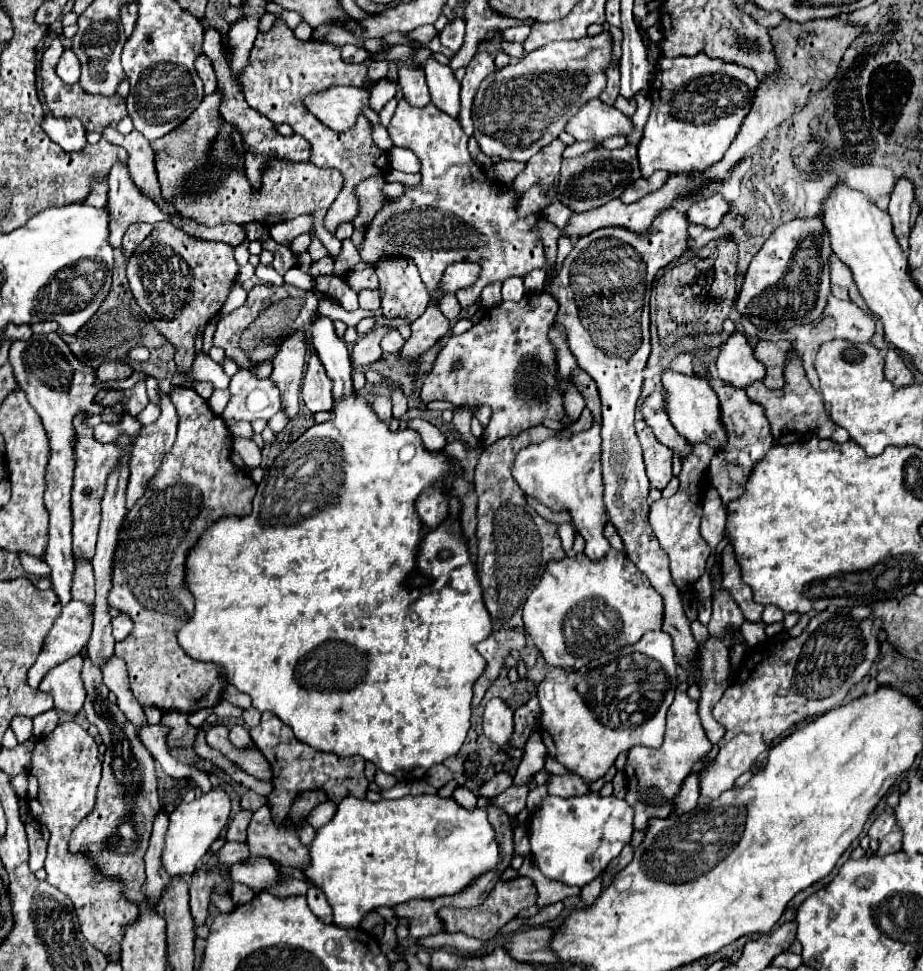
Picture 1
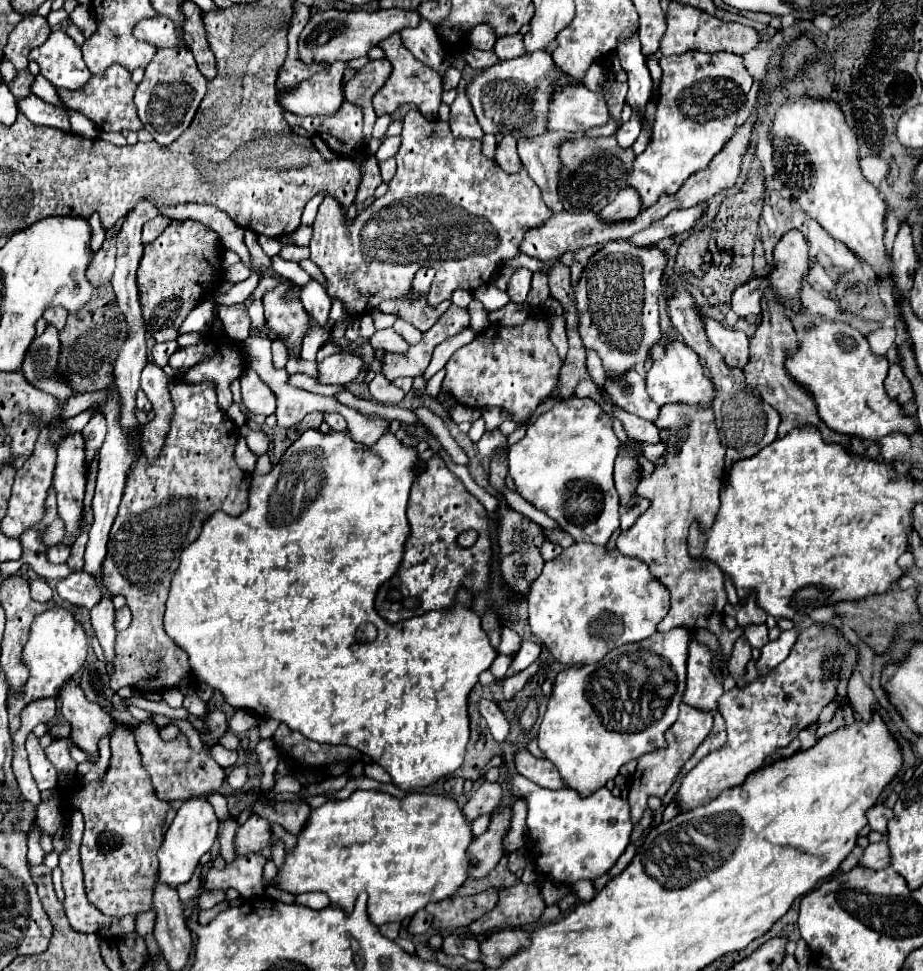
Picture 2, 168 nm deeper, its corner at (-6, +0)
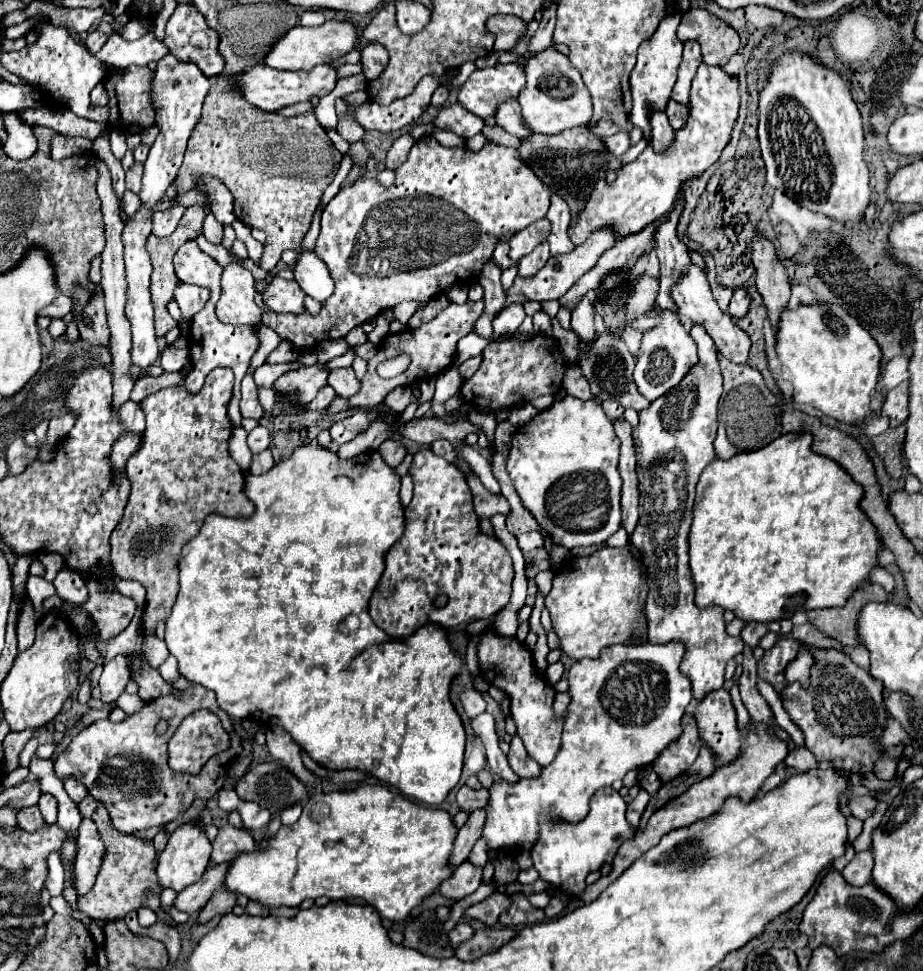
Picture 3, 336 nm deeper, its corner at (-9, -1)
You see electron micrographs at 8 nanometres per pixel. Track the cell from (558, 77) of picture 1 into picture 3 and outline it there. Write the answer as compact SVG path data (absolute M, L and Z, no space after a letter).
M494 65L486 69L476 69L466 83L460 87L458 103L470 113L486 119L496 113L496 103L508 95L520 93L524 87L524 69L510 65Z

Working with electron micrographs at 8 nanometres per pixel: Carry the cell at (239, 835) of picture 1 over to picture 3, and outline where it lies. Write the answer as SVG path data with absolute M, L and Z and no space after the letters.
M214 893L210 897L210 901L206 903L206 907L200 911L196 923L208 923L216 915L232 913L234 905L236 905L236 895L232 895L232 893Z

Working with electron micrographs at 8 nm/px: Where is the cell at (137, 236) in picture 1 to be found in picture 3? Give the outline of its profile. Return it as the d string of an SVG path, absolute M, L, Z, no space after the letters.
M174 205L170 209L154 213L154 229L152 229L152 233L158 235L158 237L166 237L168 233L172 233L176 229L182 215L184 215L182 205Z

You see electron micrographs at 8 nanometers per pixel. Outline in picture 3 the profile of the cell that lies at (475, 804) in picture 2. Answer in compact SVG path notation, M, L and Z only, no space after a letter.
M474 811L466 825L458 831L456 835L456 841L454 841L454 849L450 853L450 859L448 859L448 867L450 869L456 869L460 863L464 863L470 855L470 849L472 845L480 839L482 835L482 827L484 827L484 819L486 819L486 813L484 811Z

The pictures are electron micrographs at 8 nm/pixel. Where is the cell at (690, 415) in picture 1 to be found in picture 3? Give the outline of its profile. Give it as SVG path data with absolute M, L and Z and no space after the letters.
M662 311L656 325L644 331L634 367L634 383L648 401L654 401L670 387L680 383L680 379L690 371L690 367L696 365L696 357L696 343L680 323L680 317L674 311Z

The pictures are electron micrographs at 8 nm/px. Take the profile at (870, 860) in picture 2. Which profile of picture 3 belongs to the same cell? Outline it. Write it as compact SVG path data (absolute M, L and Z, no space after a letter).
M862 851L862 853L856 853L856 857L844 867L842 877L846 879L848 885L862 887L870 881L870 873L872 873L872 853Z

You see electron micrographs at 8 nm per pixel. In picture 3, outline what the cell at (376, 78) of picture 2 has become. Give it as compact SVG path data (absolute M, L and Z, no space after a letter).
M368 43L362 49L360 63L362 63L366 79L372 81L372 79L376 79L384 71L384 67L388 63L388 51L380 43Z

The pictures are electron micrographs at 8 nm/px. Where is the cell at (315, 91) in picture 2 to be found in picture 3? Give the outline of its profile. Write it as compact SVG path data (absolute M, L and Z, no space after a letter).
M328 65L314 67L310 71L276 71L272 67L246 67L232 79L232 87L240 91L240 95L254 107L262 111L278 111L280 107L288 107L300 101L312 101L312 97L328 95L336 85L336 71Z

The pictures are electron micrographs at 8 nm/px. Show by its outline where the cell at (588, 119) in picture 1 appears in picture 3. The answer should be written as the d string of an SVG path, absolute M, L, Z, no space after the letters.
M552 47L528 59L526 65L526 85L520 89L520 107L522 121L534 133L552 135L564 129L572 129L578 125L588 125L592 117L592 99L590 91L584 85L580 73L568 63L568 57L554 51Z

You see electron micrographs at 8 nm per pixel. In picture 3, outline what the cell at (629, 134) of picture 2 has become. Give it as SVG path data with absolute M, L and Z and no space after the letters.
M628 133L610 135L610 137L604 137L604 143L606 143L606 147L608 147L608 153L612 151L614 157L620 157L620 155L630 147L630 135L628 135Z

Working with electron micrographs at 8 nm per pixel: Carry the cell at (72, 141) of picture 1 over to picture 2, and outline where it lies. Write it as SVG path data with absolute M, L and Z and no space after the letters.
M27 96L17 100L19 110L33 122L39 126L49 126L49 128L57 128L63 132L71 132L71 122L69 122L69 114L63 108L57 108L45 100L41 100L39 96Z

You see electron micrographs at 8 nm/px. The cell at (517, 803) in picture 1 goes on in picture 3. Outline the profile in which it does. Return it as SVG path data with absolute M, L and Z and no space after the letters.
M464 861L452 875L450 879L446 879L442 885L440 885L440 893L442 897L446 899L452 899L452 901L460 901L464 899L466 895L474 893L482 883L482 869L474 867L472 863Z

